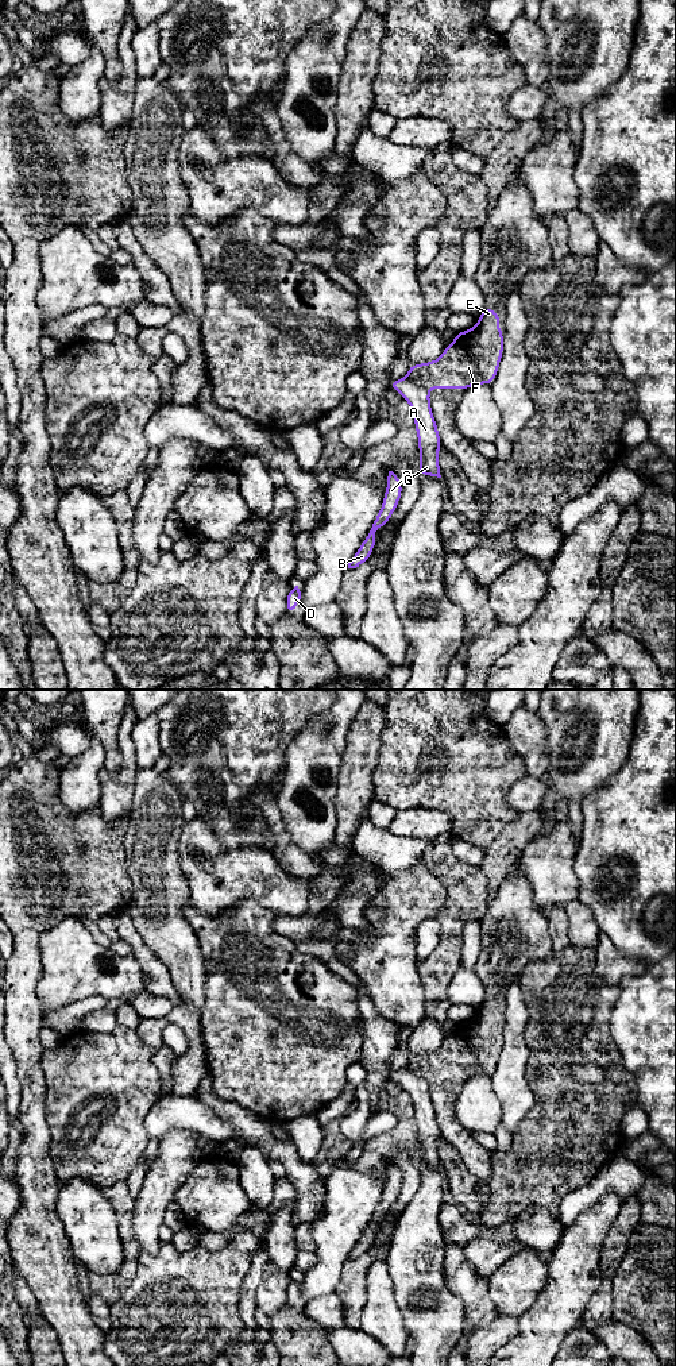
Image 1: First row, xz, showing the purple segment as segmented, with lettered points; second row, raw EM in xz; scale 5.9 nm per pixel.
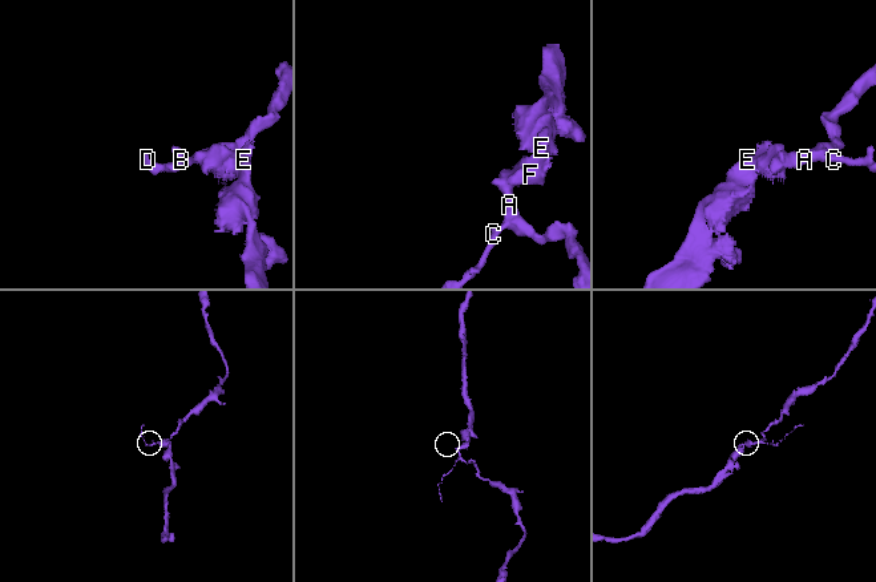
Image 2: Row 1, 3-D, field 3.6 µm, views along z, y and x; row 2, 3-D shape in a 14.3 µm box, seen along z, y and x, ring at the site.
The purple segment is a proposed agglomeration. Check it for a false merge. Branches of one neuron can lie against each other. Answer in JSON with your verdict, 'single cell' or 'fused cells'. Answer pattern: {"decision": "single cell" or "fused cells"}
{"decision": "fused cells"}

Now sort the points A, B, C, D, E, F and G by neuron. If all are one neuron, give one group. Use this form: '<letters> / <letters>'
A B C D G / E F

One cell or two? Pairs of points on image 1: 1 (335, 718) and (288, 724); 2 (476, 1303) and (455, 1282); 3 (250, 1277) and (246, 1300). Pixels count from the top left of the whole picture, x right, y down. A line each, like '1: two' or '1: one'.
1: two
2: one
3: one

